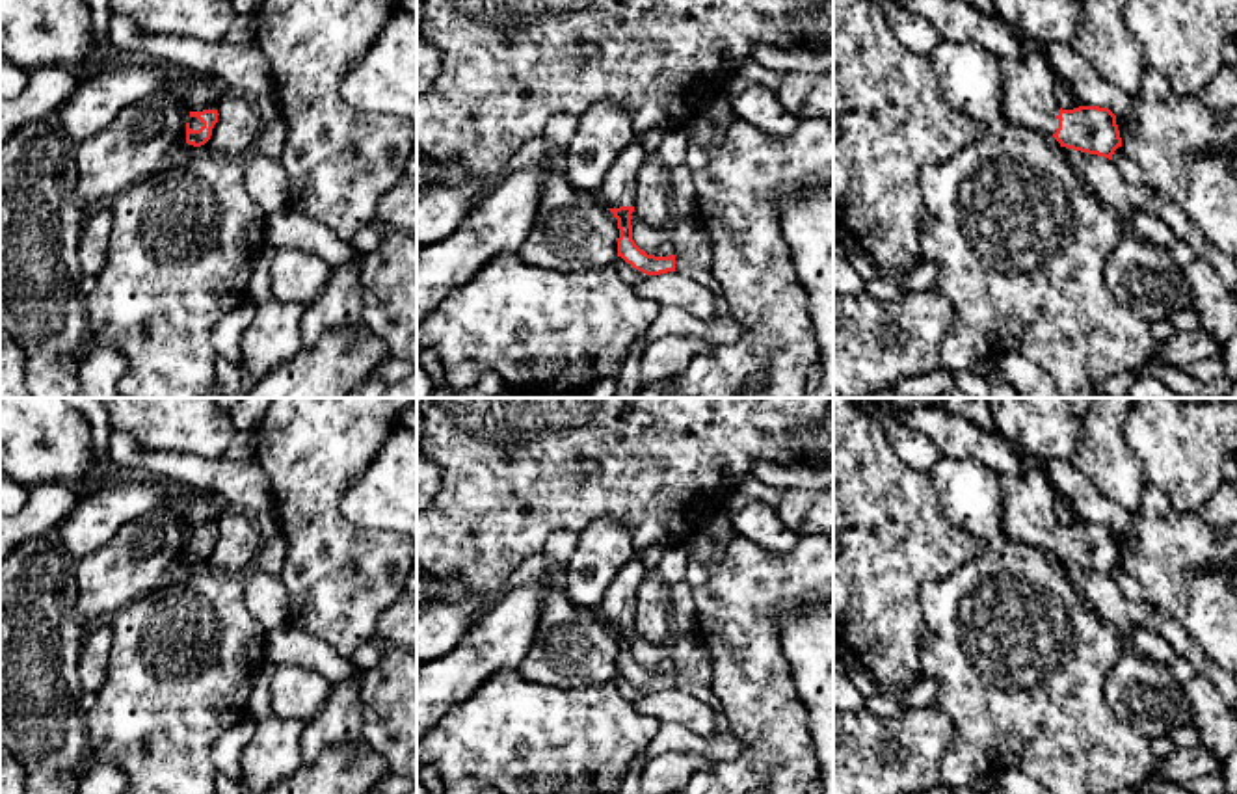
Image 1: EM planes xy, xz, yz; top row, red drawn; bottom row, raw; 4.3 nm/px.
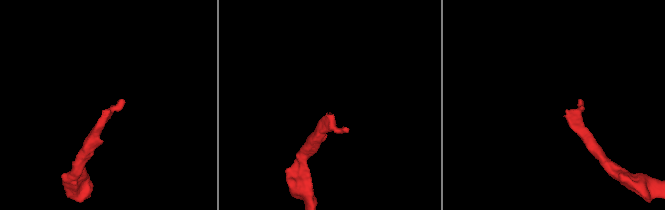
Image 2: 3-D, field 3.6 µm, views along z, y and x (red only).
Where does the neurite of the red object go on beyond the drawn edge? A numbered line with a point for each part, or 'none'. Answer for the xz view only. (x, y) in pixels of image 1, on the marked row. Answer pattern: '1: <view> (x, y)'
1: xz (618, 188)

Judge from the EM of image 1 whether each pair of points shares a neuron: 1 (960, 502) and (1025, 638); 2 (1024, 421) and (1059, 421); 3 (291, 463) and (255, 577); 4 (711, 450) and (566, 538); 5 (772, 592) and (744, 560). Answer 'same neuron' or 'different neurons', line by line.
1: same neuron
2: same neuron
3: different neurons
4: different neurons
5: same neuron

